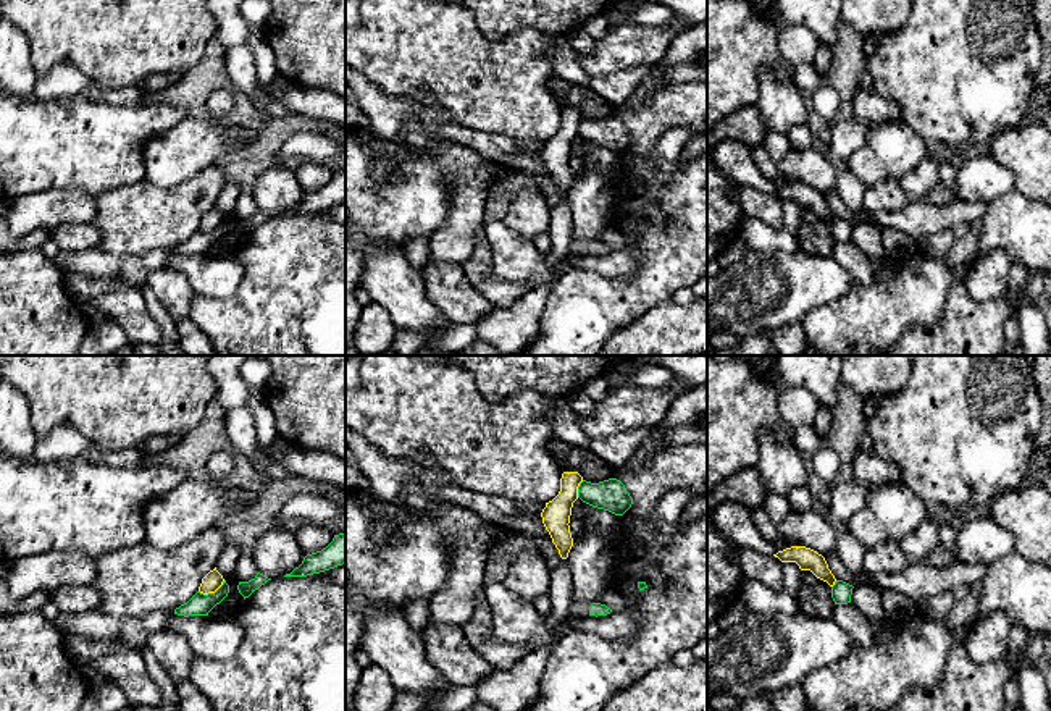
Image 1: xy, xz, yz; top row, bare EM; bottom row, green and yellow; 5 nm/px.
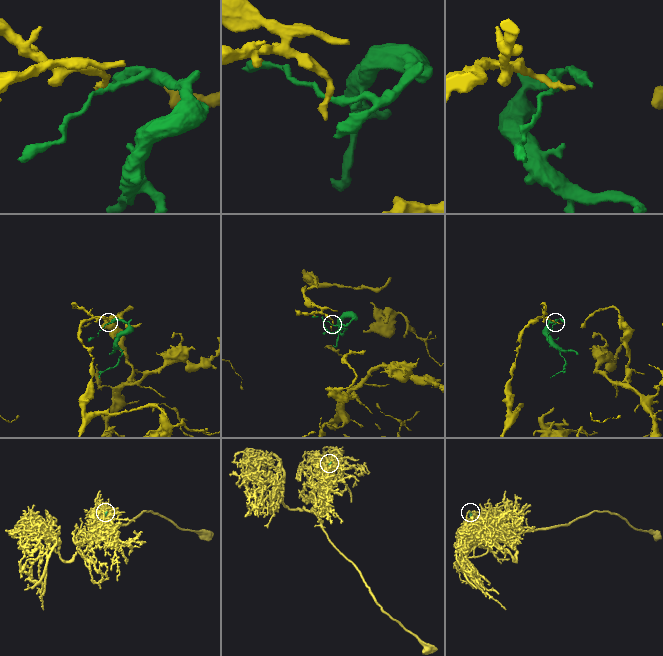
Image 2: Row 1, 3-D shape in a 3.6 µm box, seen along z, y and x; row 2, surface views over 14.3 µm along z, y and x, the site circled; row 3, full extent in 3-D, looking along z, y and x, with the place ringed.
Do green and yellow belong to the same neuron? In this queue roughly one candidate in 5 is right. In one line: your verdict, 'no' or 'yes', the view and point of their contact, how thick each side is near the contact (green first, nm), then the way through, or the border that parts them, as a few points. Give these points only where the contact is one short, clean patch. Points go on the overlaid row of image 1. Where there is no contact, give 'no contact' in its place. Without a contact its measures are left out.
no; meets green in xy at (212, 593); 110 nm thick on the green side, 90 nm on the other; border along xy (225, 580), (213, 592), (199, 592)

